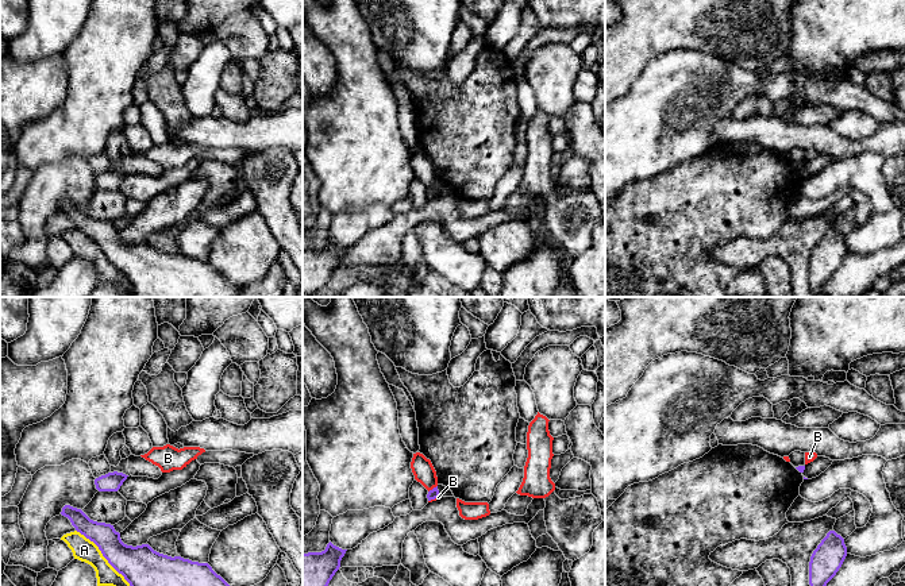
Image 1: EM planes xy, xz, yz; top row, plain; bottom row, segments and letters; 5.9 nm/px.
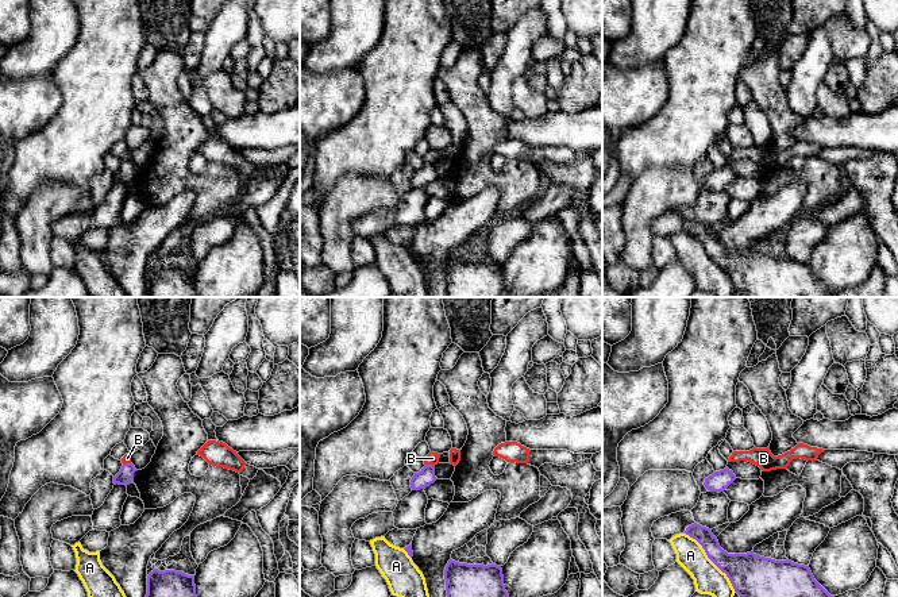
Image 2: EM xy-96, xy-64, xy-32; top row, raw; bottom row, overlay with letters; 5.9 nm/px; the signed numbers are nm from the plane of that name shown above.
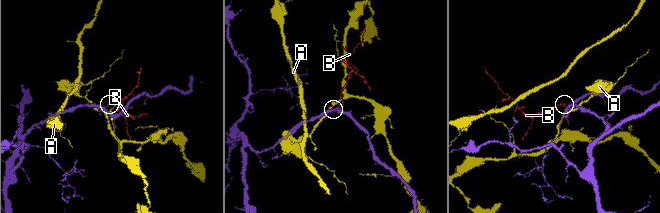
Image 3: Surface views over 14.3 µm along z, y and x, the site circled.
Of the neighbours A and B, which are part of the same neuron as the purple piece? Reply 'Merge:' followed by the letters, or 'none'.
Merge: none

